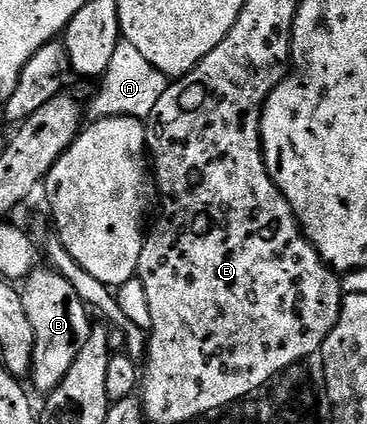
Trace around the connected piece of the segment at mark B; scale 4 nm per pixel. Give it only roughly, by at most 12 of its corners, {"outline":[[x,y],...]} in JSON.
{"outline":[[51,268],[20,293],[32,320],[29,381],[45,396],[84,348],[92,314]]}

